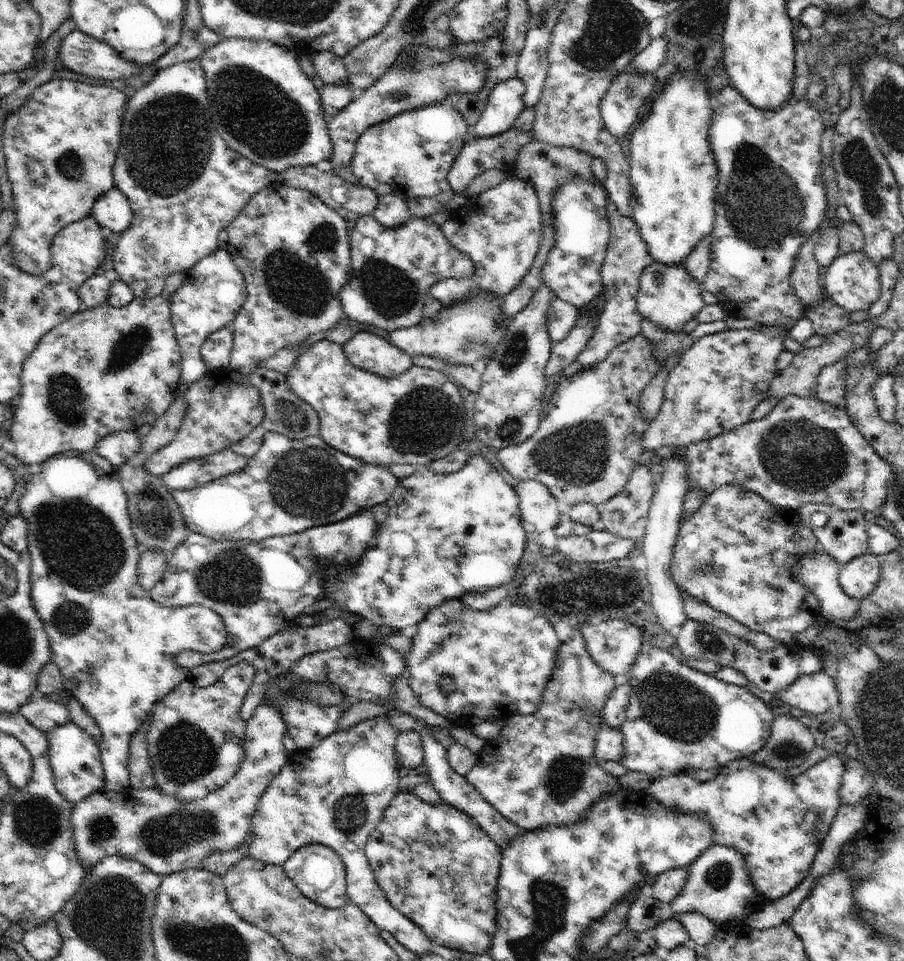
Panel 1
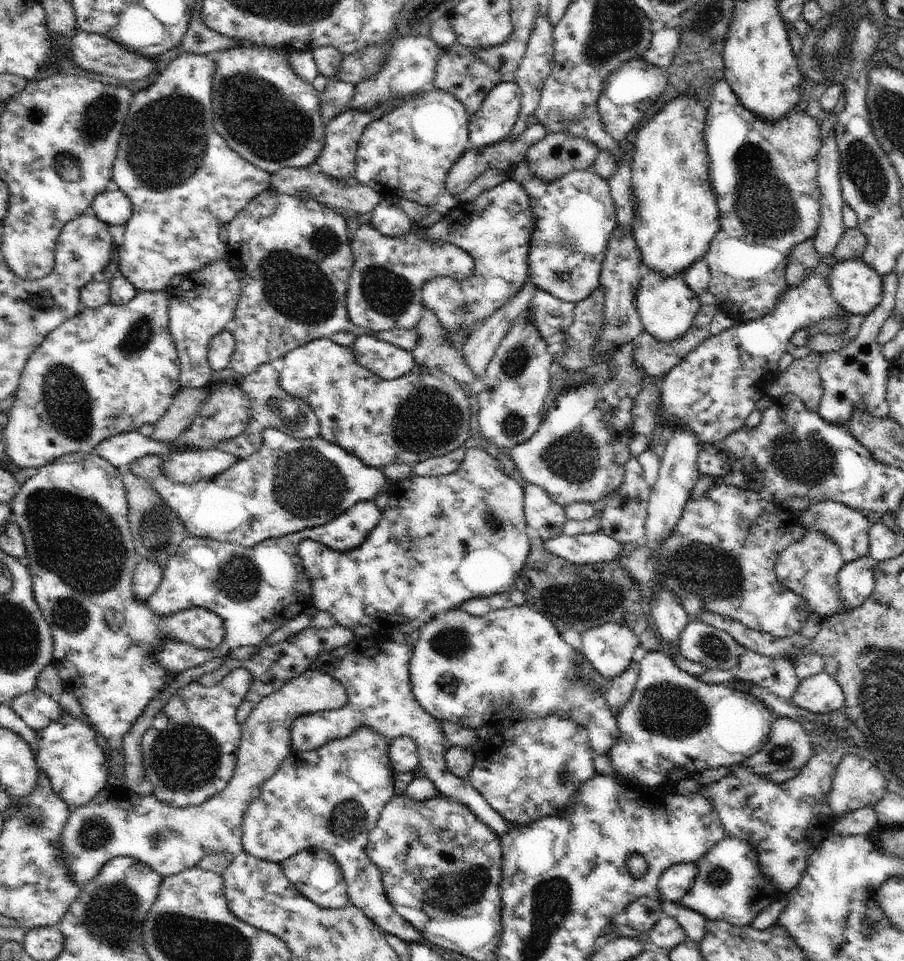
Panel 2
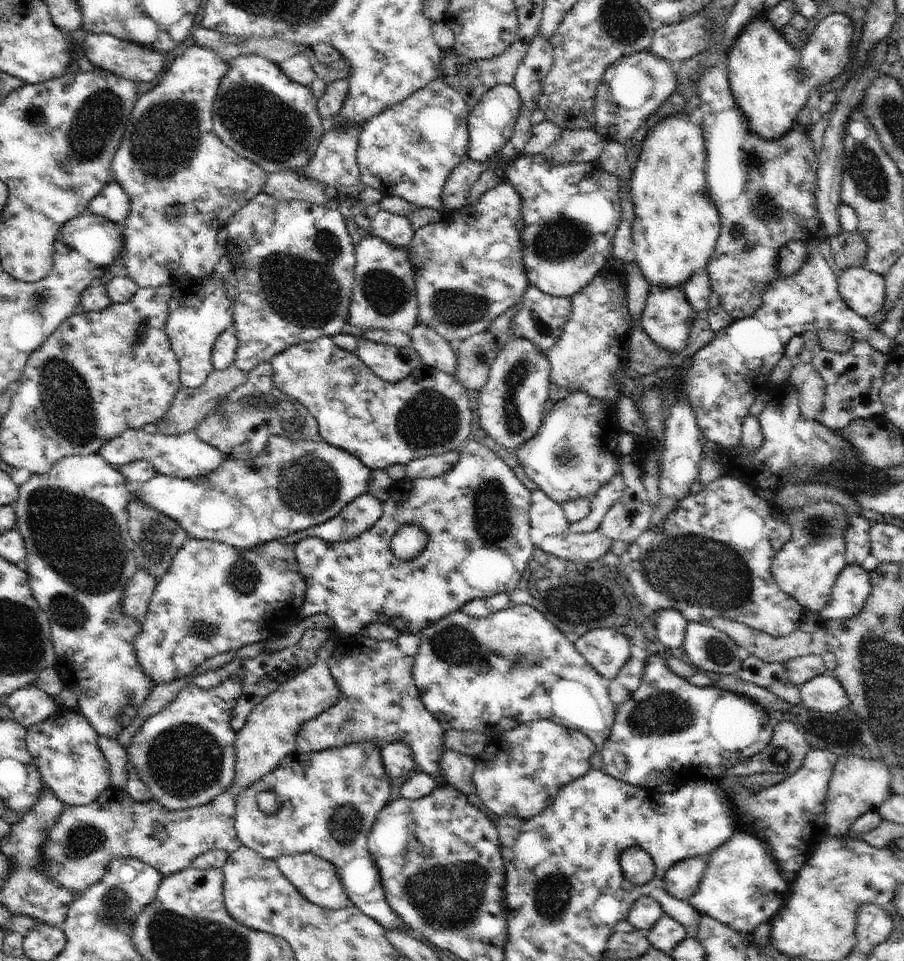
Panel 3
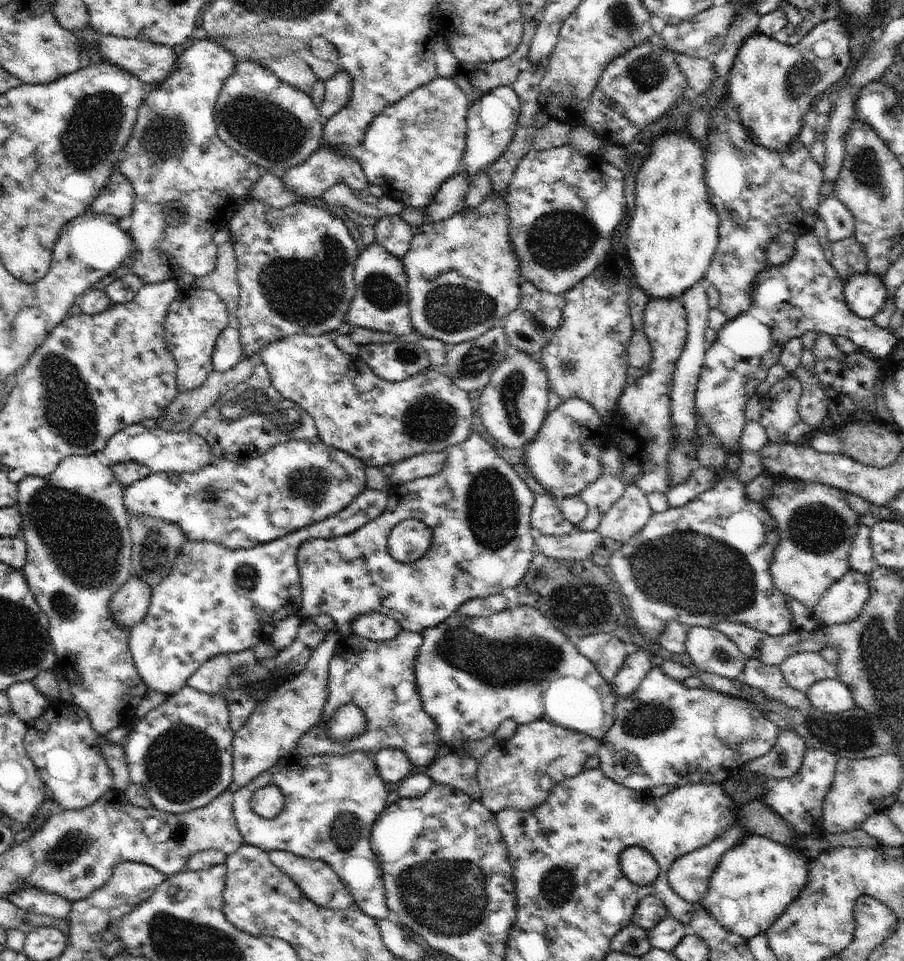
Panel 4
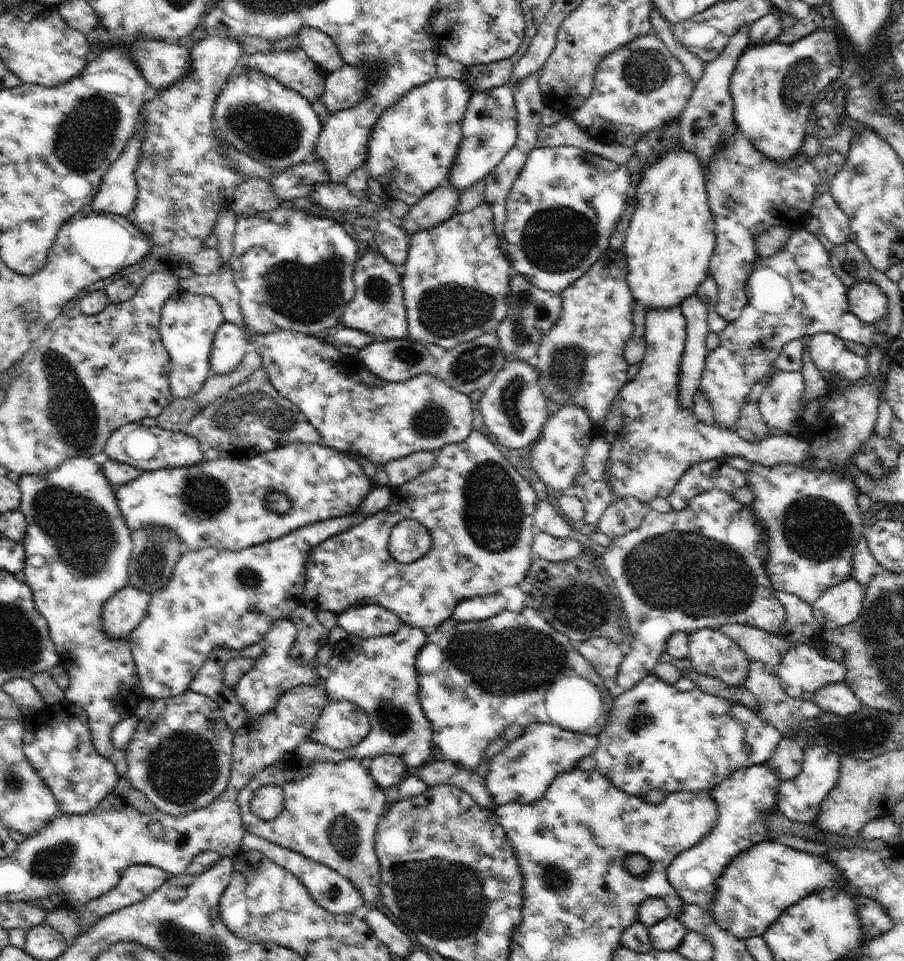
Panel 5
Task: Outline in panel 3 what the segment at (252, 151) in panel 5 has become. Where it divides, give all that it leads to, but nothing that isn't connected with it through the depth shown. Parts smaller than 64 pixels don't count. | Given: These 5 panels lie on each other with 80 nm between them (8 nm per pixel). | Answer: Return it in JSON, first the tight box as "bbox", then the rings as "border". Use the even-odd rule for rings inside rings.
{"bbox":[213,55,323,174],"border":[[[240,55],[226,60],[228,70],[220,79],[213,106],[214,132],[234,152],[255,162],[267,174],[280,171],[298,171],[314,156],[323,134],[322,117],[319,115],[317,98],[311,88],[288,78],[279,63],[257,55]]]}

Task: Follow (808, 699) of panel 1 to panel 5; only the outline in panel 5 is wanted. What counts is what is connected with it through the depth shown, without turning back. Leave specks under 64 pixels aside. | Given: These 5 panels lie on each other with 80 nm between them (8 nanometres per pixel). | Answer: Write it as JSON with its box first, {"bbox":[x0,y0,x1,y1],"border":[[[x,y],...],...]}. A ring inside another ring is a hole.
{"bbox":[811,681,862,716],"border":[[[844,681],[827,684],[826,687],[816,690],[814,694],[811,701],[817,704],[823,713],[848,716],[862,707],[857,696]]]}

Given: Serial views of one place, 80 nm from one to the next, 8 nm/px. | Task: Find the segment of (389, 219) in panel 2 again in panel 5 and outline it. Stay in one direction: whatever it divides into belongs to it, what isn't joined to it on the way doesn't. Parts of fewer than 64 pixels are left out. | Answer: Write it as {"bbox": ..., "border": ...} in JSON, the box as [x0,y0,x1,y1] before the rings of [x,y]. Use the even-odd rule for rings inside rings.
{"bbox":[374,219,411,264],"border":[[[383,219],[375,229],[374,247],[392,264],[404,264],[411,245],[410,237],[395,219]]]}

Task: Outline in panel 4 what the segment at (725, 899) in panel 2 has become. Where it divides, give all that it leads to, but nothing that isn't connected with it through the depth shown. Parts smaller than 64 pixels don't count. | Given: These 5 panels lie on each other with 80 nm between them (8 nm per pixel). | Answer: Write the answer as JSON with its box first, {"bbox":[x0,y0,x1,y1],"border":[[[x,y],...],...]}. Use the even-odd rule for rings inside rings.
{"bbox":[698,835,808,940],"border":[[[748,835],[728,850],[711,874],[707,896],[698,907],[706,909],[721,927],[746,940],[766,932],[807,881],[808,857],[761,835]]]}

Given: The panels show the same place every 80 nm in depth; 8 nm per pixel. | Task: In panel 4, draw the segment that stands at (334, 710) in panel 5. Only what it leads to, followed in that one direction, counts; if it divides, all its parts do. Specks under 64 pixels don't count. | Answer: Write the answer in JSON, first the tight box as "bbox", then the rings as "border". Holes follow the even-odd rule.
{"bbox":[326,705,365,741],"border":[[[344,705],[326,723],[333,741],[349,741],[365,731],[365,714],[356,705]]]}

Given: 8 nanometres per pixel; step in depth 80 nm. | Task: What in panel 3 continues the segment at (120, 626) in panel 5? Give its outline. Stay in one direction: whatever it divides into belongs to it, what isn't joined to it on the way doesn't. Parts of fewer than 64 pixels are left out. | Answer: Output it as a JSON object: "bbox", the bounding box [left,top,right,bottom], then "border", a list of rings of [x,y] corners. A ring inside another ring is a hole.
{"bbox":[123,568,159,619],"border":[[[138,568],[127,582],[123,596],[123,614],[143,619],[148,612],[148,603],[158,584],[159,578],[150,571]]]}

